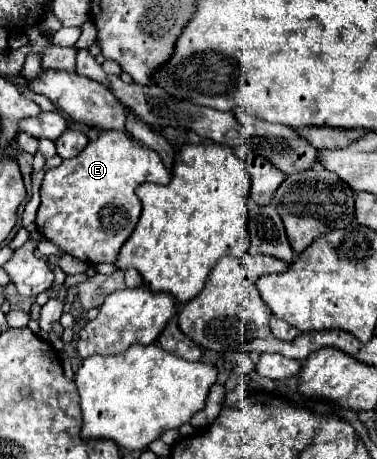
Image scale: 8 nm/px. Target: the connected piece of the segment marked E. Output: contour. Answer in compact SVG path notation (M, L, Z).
M120 132L100 134L76 158L62 160L60 166L44 174L36 226L60 250L86 264L116 262L122 244L140 218L142 202L134 190L144 182L170 182L160 156L146 146L128 142Z

